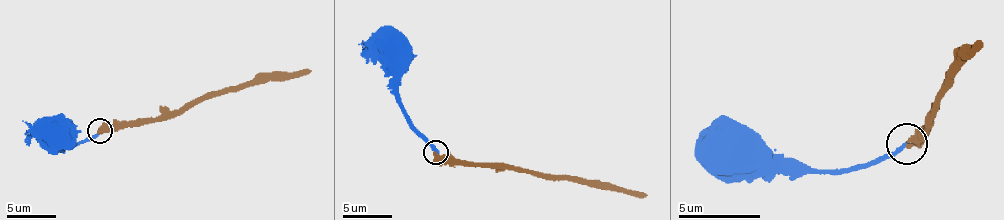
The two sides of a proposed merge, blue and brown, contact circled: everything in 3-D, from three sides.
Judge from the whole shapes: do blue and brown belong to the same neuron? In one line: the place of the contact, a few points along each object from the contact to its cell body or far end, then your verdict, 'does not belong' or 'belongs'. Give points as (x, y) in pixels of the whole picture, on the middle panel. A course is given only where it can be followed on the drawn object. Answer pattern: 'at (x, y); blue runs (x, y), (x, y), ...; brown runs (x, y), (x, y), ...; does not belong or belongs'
at (436, 152); blue runs (435, 151), (401, 102), (398, 73), (389, 63), (384, 51), (391, 46); brown runs (435, 151), (474, 164), (501, 164), (543, 176), (572, 176), (646, 195); does not belong

